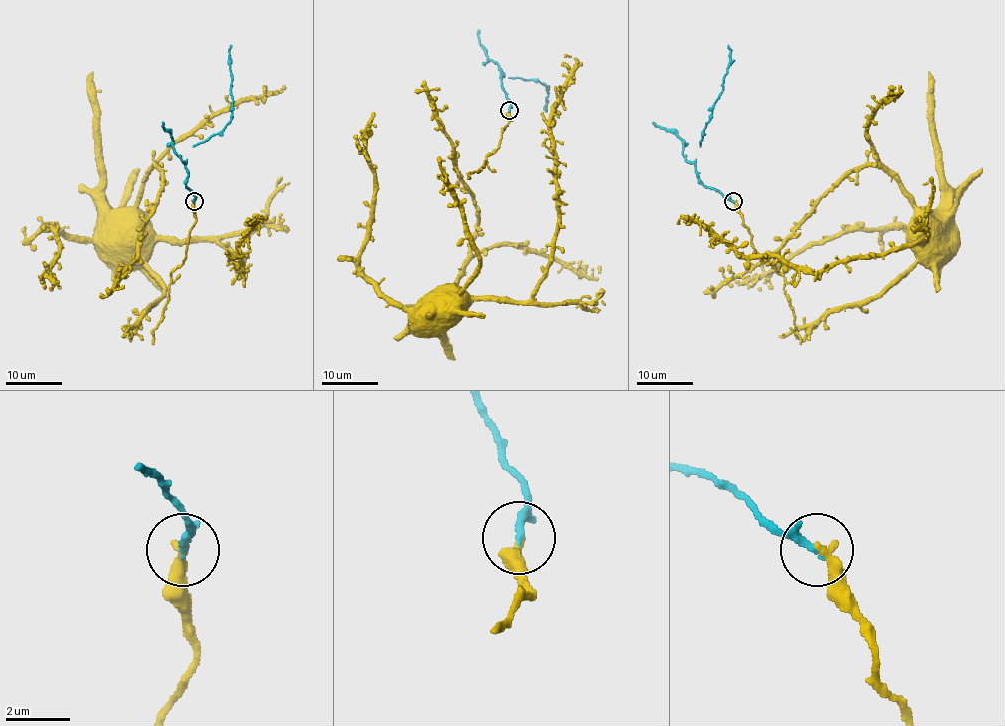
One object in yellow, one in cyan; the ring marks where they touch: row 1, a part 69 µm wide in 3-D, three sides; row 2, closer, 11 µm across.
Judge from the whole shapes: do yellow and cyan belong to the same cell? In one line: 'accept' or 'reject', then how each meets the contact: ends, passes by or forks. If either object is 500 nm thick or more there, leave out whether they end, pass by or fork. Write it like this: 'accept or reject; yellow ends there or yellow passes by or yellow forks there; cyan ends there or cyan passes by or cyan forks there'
accept; yellow ends there; cyan ends there

